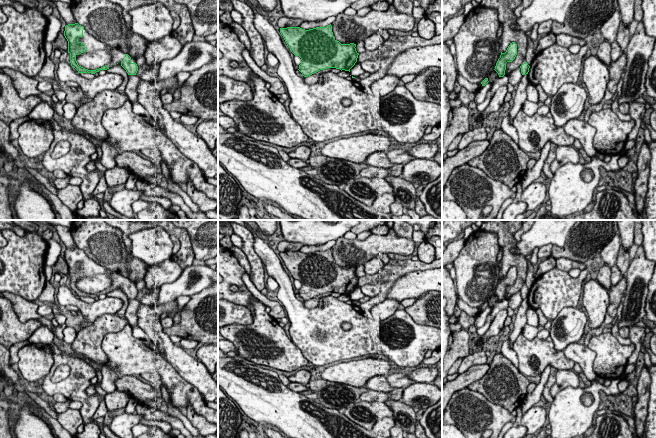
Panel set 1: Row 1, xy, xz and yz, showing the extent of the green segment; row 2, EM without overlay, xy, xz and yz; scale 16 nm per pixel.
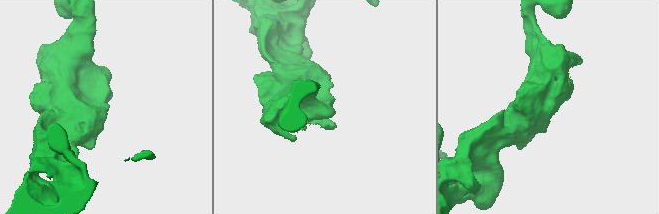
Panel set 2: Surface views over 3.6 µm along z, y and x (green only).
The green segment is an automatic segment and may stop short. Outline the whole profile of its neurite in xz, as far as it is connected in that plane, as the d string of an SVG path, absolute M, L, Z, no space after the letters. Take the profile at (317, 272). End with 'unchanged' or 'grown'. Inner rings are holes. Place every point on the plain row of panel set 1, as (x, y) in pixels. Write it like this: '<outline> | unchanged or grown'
M331 248L305 254L300 251L280 252L287 270L301 282L299 295L308 301L320 294L336 292L349 295L357 286L356 268L341 268L334 263Z | unchanged

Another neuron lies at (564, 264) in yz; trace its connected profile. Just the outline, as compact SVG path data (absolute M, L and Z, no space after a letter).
M567 258L555 259L556 267L562 271L569 272L572 269L586 269L586 263L573 261Z

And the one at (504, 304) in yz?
M504 299L503 301L499 301L494 306L492 306L491 313L487 316L486 323L482 327L476 330L477 334L480 336L484 335L488 331L497 313L500 310L507 309L508 307L509 307L509 302L506 299Z

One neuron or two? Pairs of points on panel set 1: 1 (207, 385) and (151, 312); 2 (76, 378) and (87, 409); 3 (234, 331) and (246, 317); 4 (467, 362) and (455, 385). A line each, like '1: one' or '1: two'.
1: one
2: one
3: two
4: two

